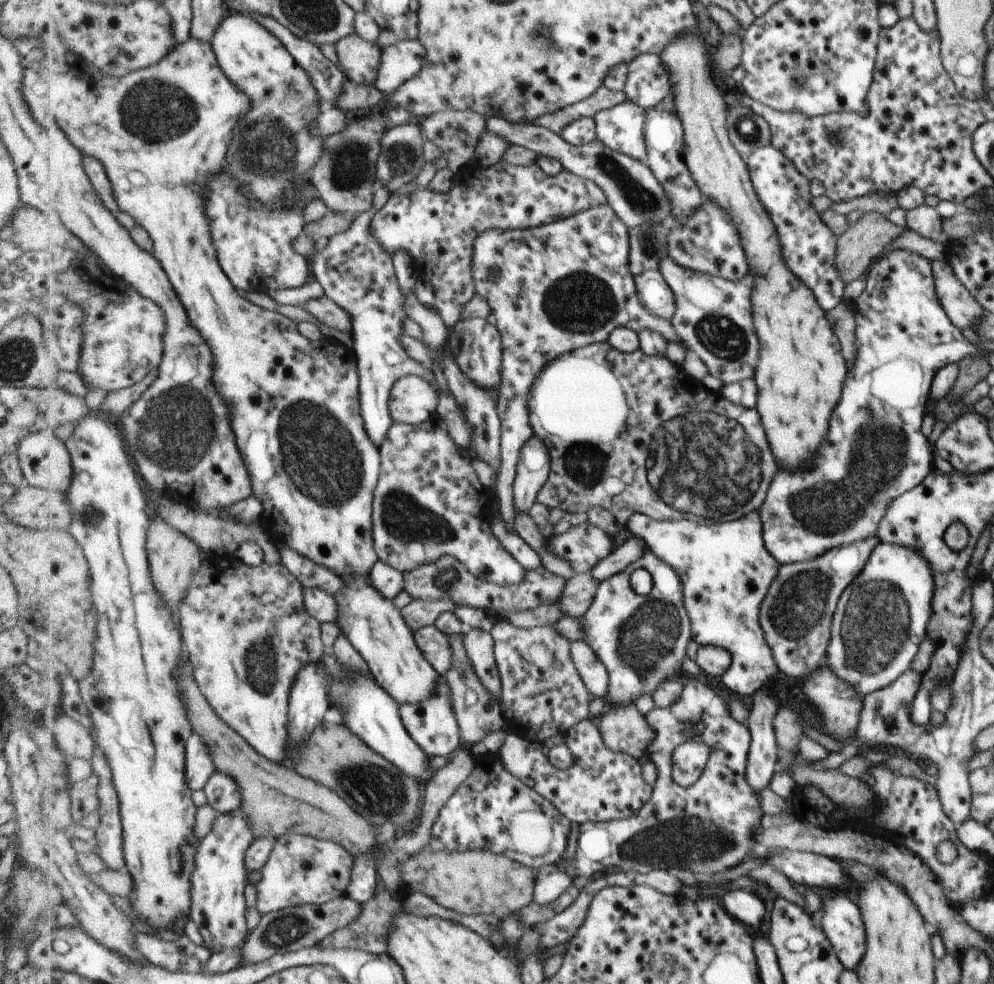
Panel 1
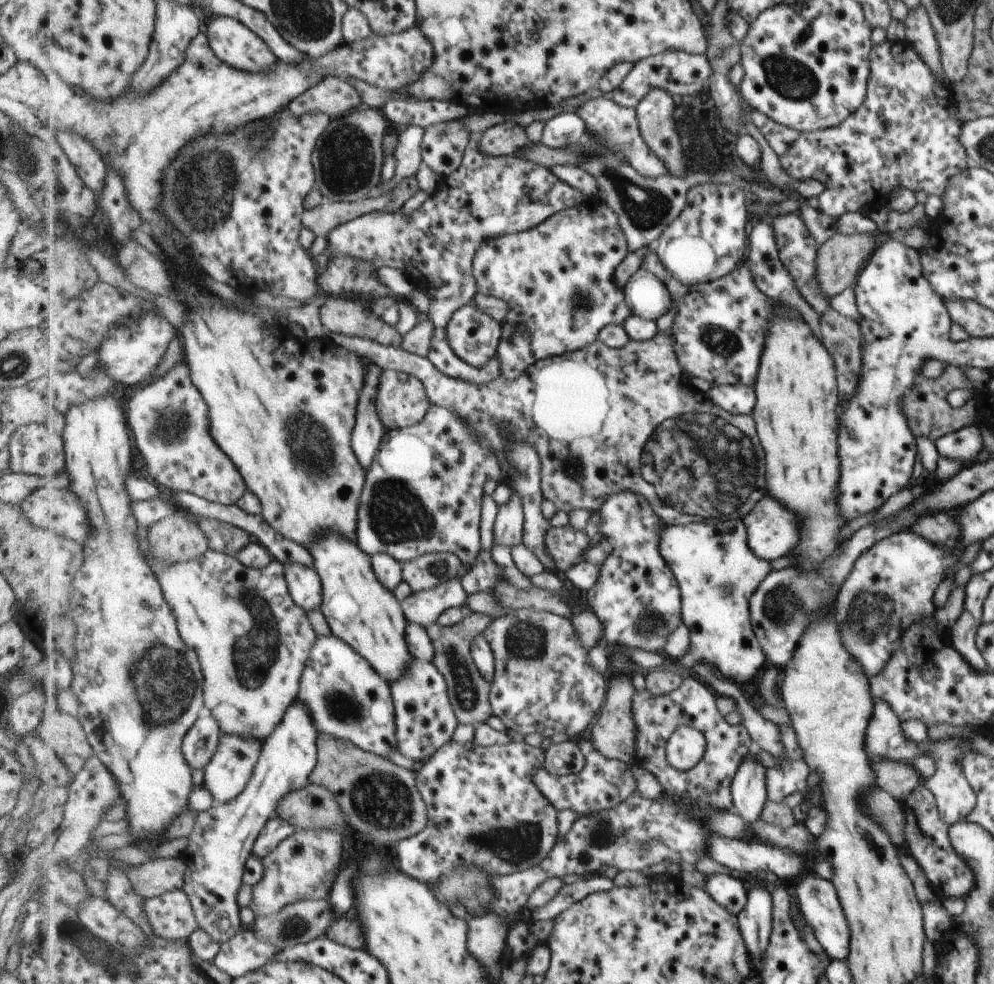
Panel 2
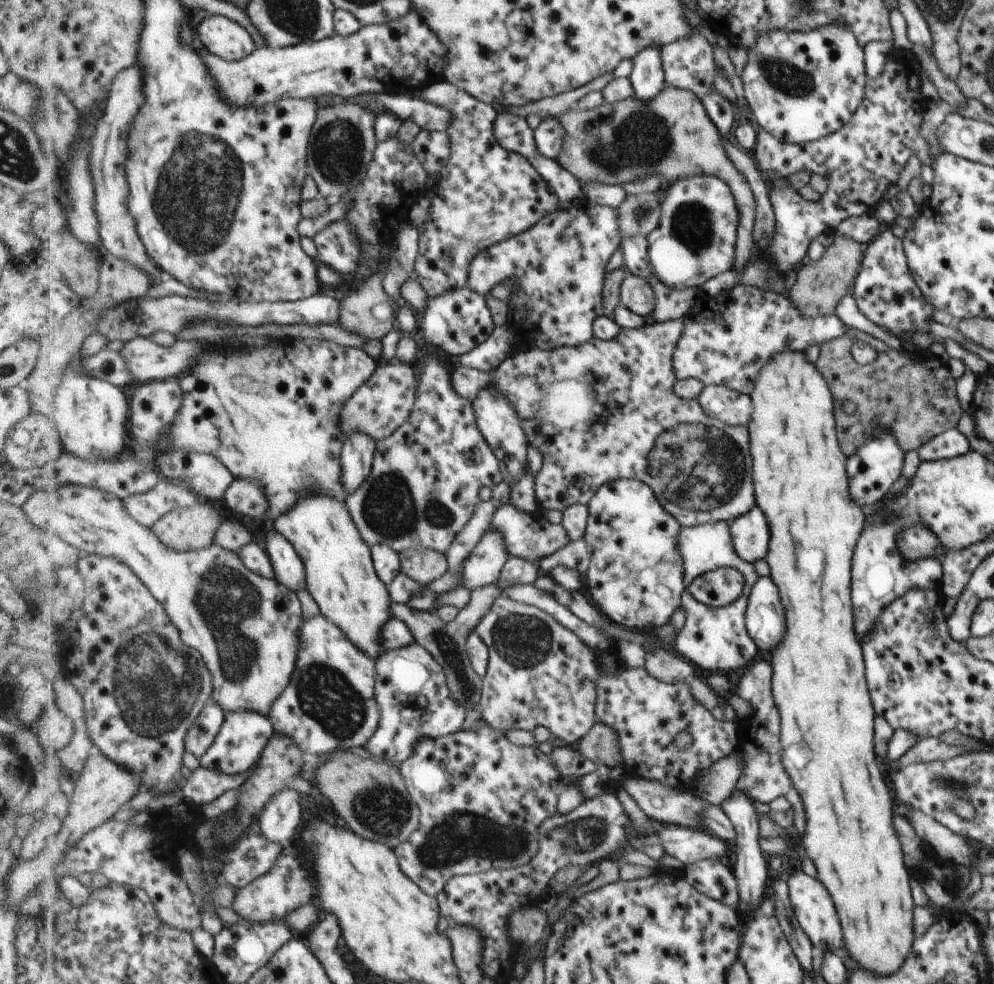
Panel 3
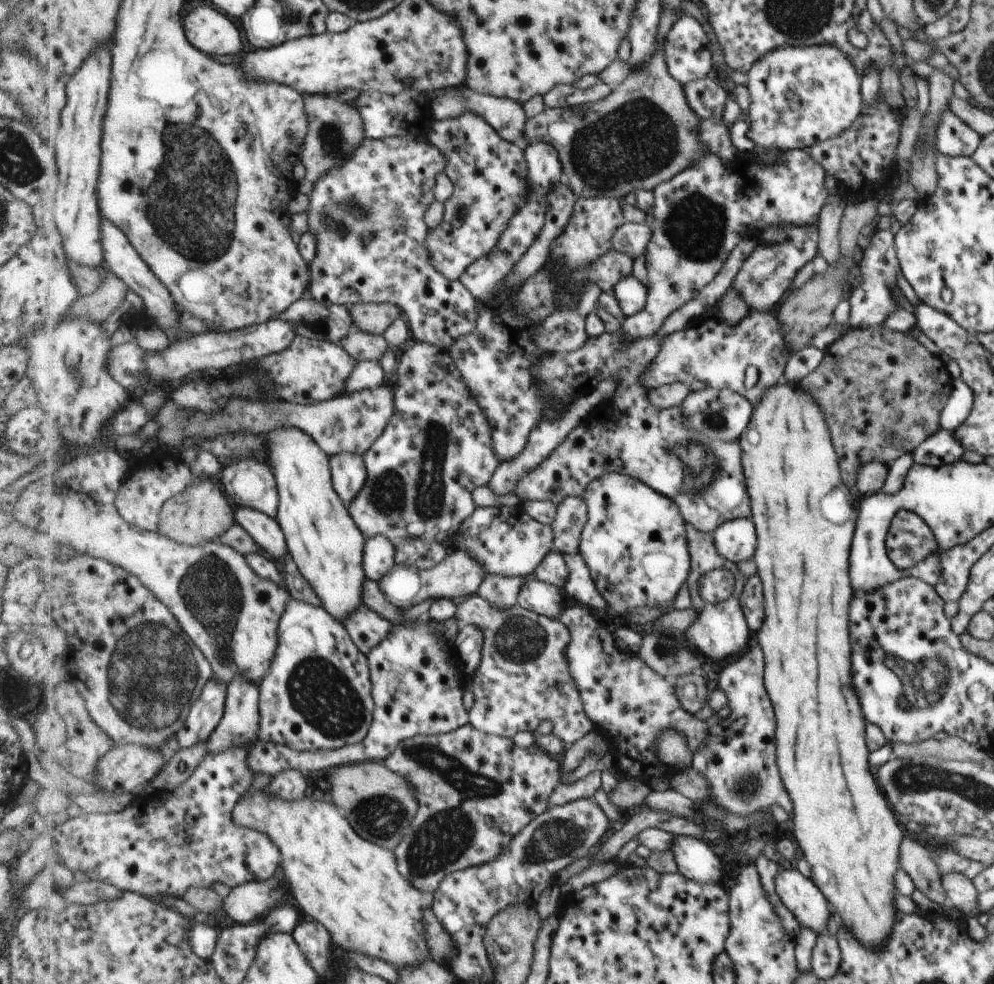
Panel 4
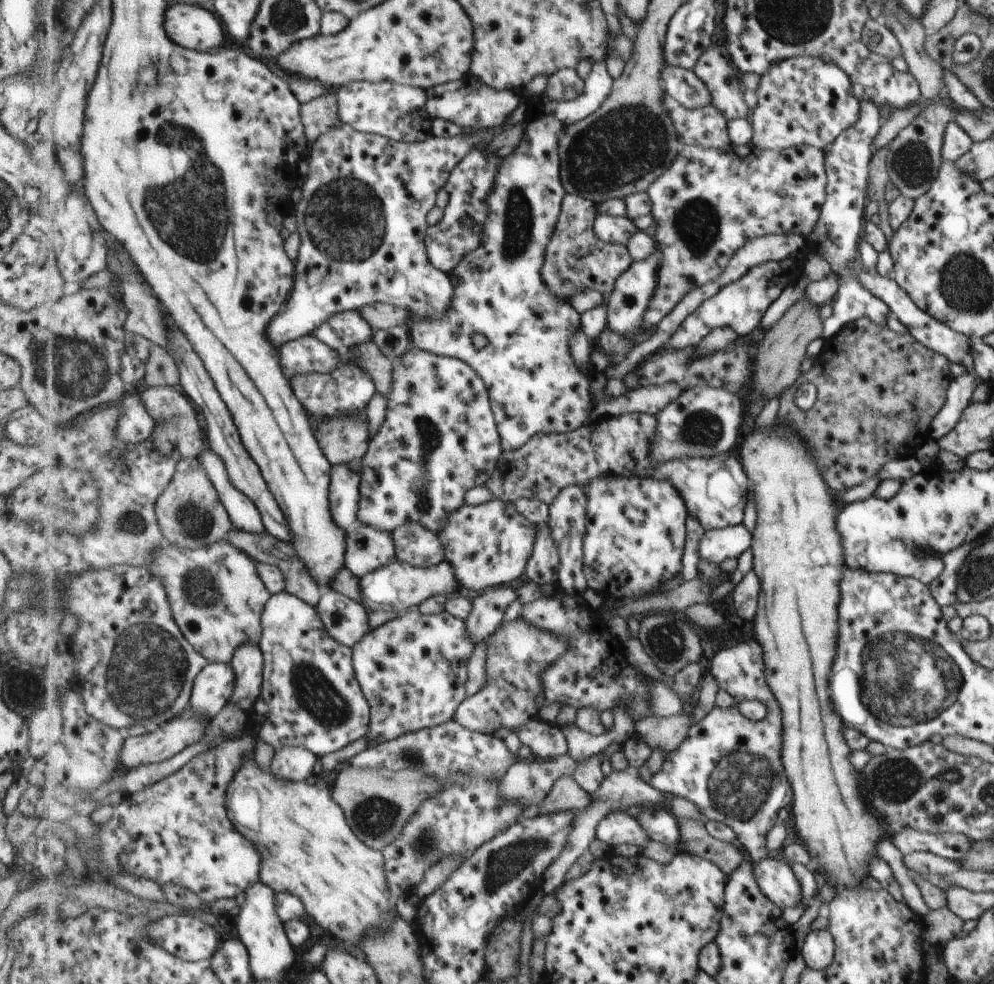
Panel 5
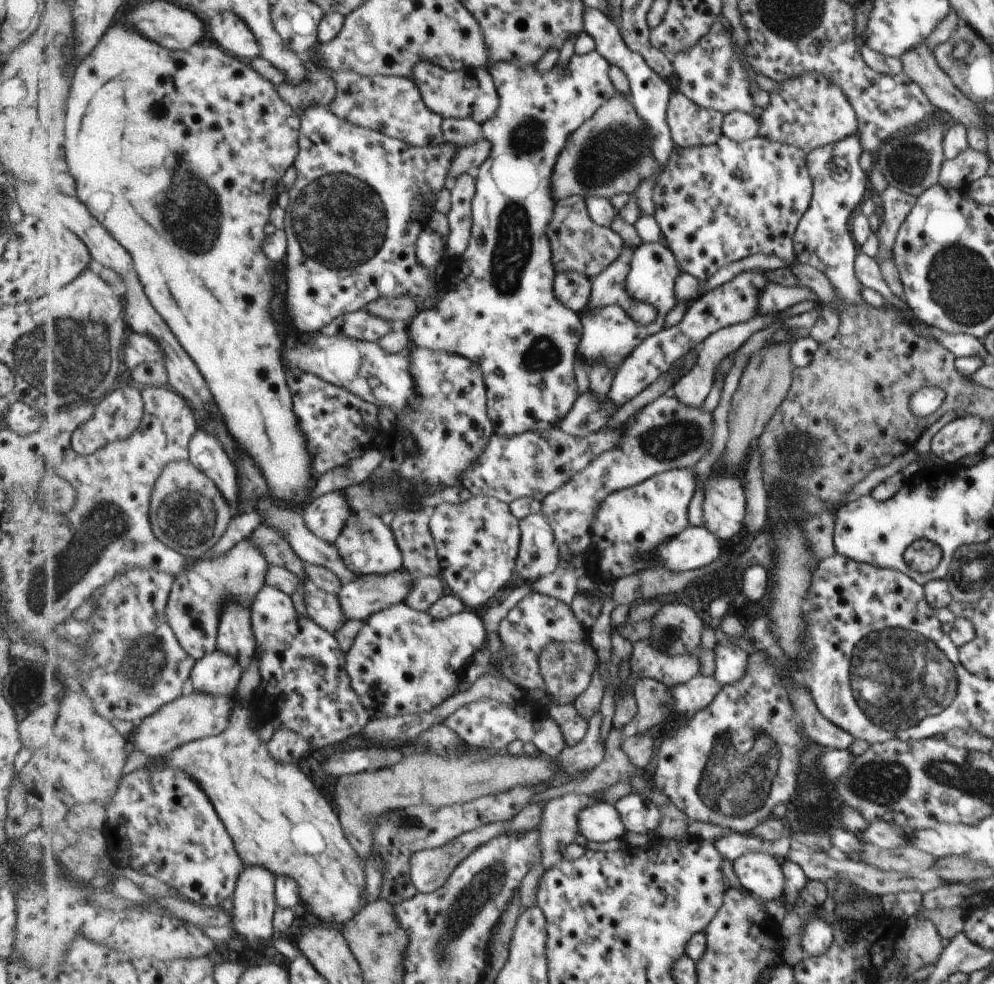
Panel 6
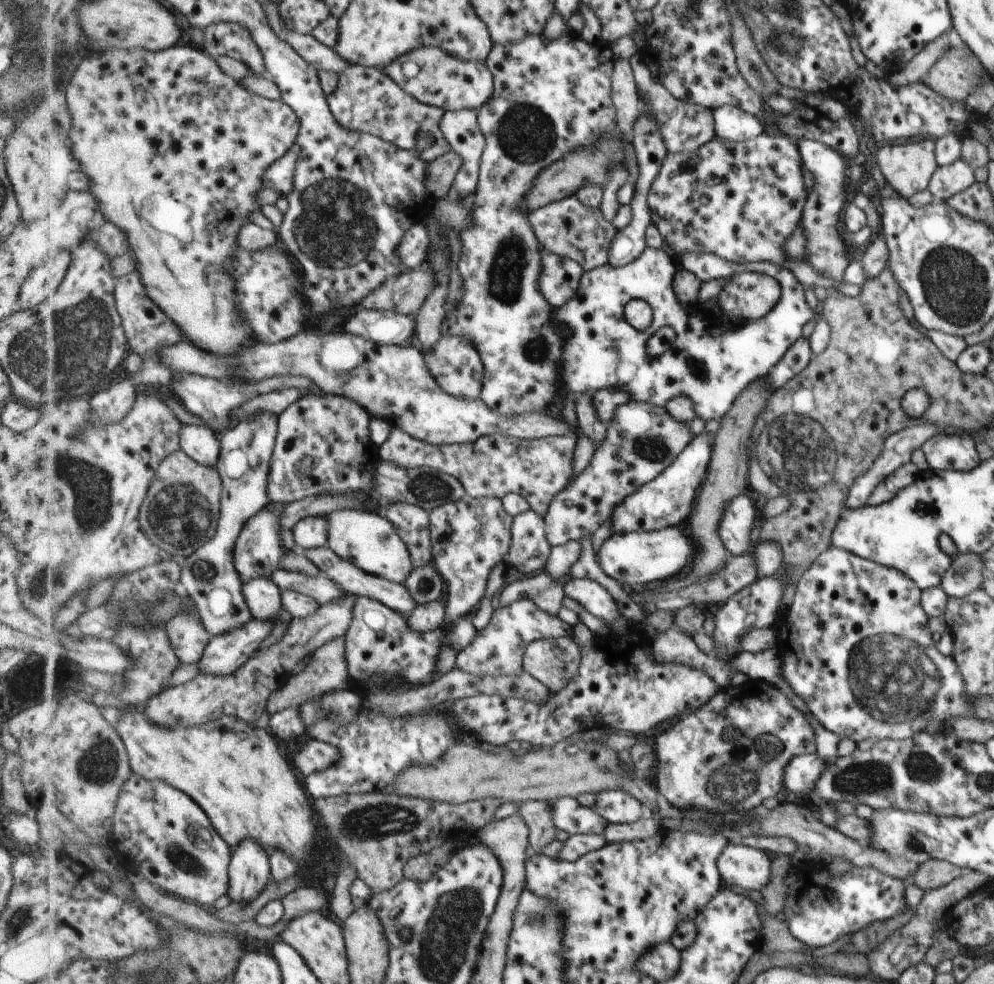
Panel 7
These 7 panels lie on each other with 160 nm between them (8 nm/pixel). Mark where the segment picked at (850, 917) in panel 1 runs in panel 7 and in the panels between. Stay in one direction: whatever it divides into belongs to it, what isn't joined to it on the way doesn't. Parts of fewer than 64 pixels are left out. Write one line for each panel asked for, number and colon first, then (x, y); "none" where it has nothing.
2: (818, 903)
3: (812, 907)
4: (801, 897)
5: (778, 883)
6: (759, 874)
7: (740, 865)

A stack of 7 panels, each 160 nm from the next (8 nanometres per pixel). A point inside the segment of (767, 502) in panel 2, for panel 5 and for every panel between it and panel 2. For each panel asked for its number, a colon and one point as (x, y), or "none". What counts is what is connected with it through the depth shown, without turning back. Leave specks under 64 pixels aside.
3: (749, 532)
4: (735, 540)
5: (728, 542)

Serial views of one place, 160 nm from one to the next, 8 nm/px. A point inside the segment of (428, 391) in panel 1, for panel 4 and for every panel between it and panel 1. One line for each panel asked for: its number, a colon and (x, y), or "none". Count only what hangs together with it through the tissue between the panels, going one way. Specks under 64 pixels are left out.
2: (402, 401)
3: (384, 403)
4: (351, 423)

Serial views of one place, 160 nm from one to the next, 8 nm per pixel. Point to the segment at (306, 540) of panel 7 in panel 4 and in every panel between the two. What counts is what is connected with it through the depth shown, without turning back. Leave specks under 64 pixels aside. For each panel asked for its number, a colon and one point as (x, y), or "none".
4: (349, 471)
5: (345, 494)
6: (327, 515)

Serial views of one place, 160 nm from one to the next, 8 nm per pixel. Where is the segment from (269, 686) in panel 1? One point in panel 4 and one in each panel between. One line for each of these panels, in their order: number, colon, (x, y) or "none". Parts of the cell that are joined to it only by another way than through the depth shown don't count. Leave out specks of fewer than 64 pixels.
2: (254, 642)
3: (247, 627)
4: (233, 615)

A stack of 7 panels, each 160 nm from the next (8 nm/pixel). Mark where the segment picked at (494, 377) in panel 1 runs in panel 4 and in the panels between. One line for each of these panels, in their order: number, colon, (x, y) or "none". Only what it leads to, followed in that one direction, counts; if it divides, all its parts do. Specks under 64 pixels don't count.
2: (474, 336)
3: (460, 322)
4: (368, 214)

